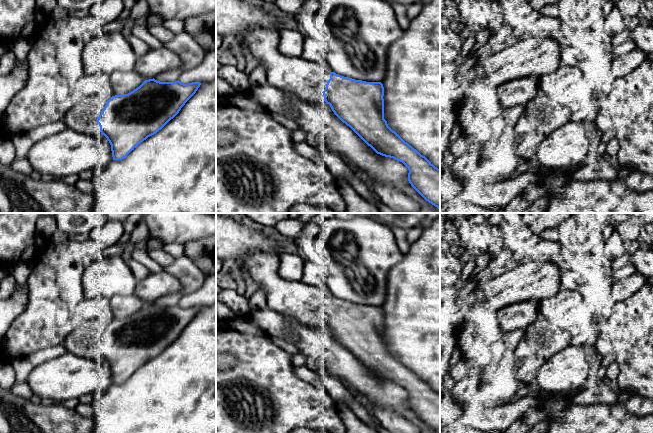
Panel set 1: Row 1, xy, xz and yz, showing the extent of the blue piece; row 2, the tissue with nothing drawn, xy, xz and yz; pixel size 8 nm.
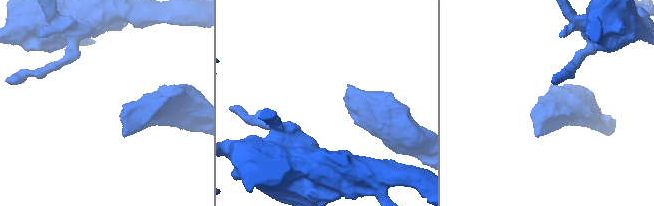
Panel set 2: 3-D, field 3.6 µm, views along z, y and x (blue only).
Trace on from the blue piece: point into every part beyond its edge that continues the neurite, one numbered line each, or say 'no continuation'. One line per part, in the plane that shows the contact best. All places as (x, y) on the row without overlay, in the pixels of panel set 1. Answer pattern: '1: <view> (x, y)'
1: xz (294, 299)

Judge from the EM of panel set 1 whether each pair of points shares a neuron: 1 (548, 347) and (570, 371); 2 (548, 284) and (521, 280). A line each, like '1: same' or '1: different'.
1: different
2: same

